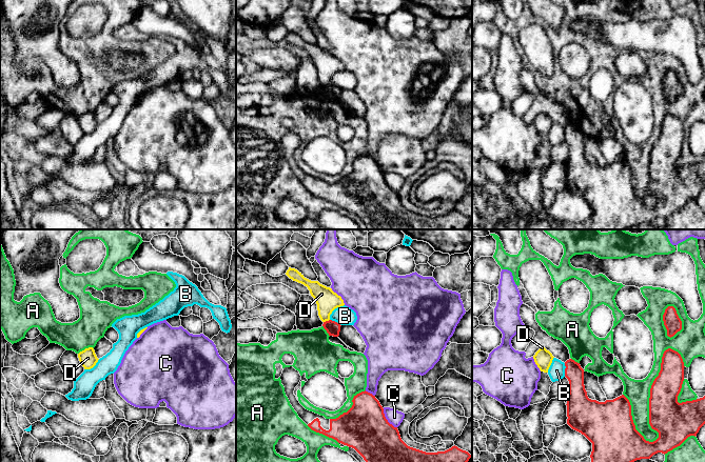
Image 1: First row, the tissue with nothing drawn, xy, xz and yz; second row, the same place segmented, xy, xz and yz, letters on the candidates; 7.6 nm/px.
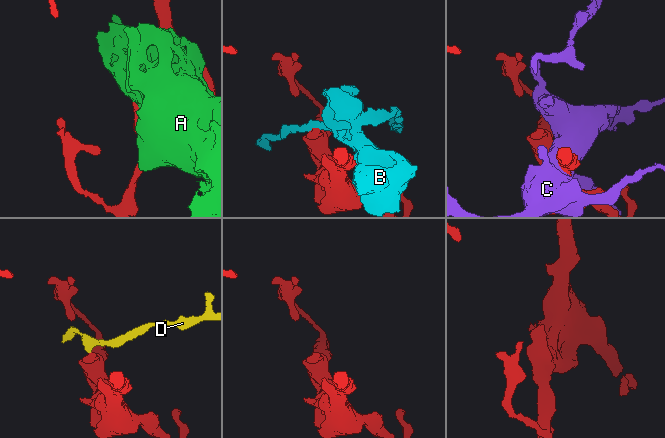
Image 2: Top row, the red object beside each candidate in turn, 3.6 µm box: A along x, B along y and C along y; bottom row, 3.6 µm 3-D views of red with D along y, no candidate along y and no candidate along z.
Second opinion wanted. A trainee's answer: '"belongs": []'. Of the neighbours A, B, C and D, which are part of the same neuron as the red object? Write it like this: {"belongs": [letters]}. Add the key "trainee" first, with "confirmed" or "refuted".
{"trainee": "confirmed", "belongs": []}

